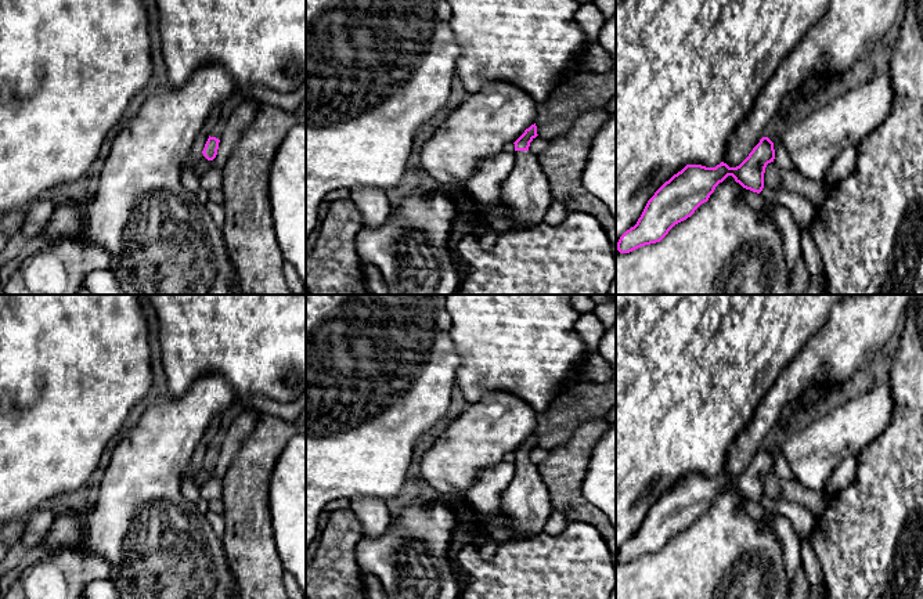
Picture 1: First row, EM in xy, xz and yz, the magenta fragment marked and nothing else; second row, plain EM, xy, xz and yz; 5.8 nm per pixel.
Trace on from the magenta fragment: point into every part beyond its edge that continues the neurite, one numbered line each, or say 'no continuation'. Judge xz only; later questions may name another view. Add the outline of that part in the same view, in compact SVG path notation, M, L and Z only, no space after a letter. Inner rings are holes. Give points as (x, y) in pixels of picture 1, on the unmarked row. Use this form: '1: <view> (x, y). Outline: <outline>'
1: xz (526, 502). Outline: M515 461L515 477L501 497L500 515L513 524L509 541L522 541L544 531L544 524L554 512L551 495L538 465Z

